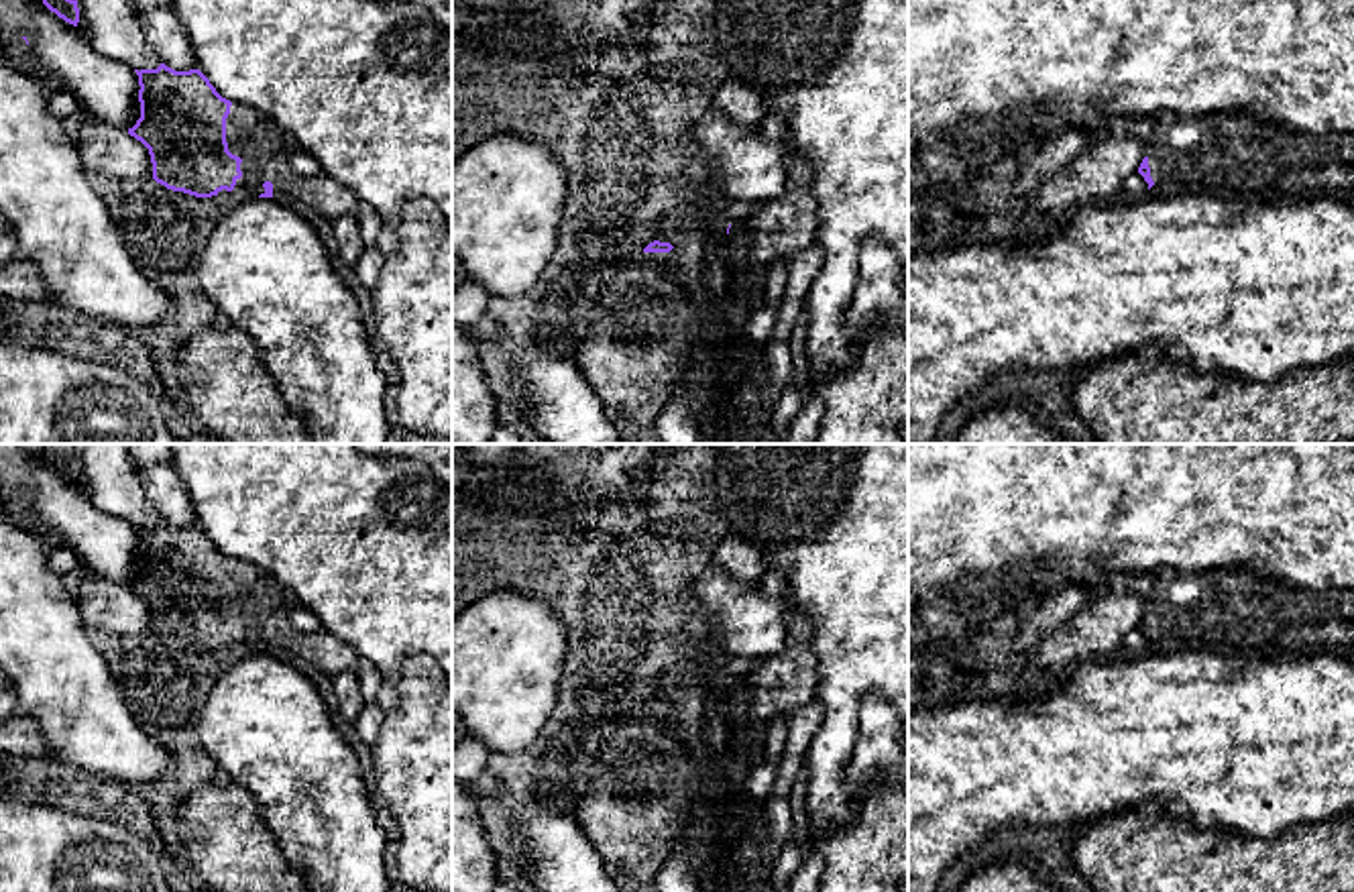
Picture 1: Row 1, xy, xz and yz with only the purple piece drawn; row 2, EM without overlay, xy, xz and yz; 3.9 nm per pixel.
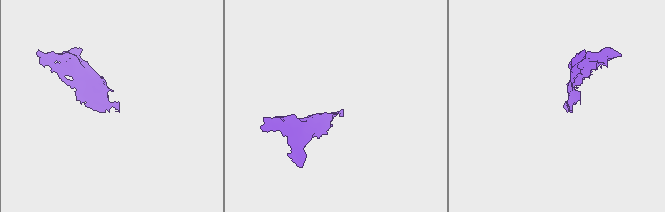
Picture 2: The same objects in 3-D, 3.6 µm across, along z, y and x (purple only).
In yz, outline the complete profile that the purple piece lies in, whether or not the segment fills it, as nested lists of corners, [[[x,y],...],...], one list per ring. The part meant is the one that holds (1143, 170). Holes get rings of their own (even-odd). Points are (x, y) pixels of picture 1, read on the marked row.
[[[1159,112],[1138,173],[1154,196],[1205,193],[1224,202],[1250,204],[1279,177],[1305,167],[1354,165],[1354,134],[1307,134],[1262,122],[1246,112],[1218,112],[1193,118]]]

